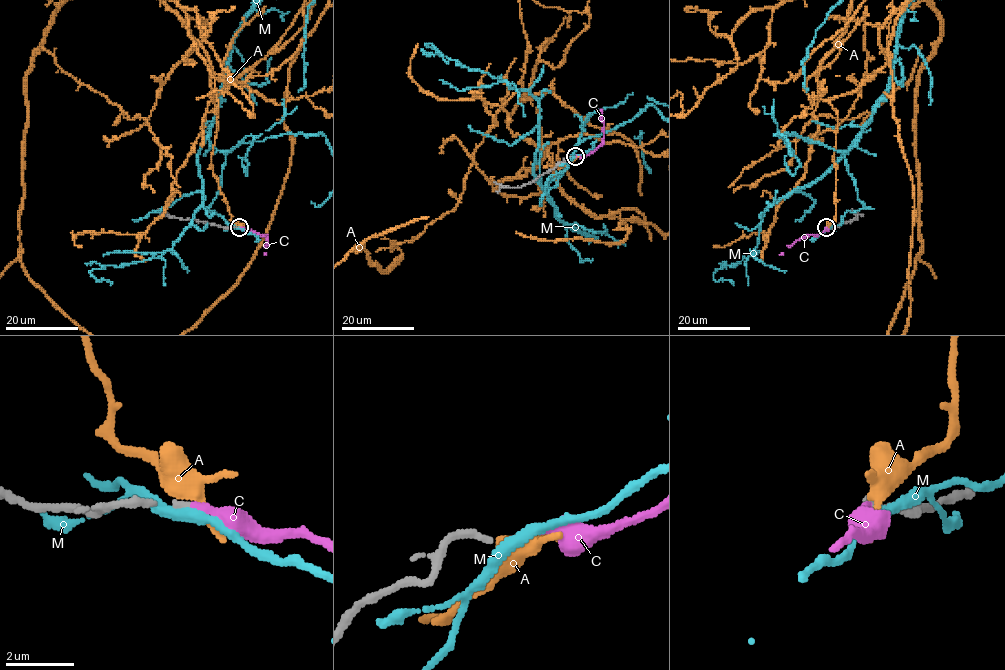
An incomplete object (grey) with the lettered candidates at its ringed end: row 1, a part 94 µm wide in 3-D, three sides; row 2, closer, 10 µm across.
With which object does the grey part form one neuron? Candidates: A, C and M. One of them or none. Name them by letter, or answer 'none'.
C

